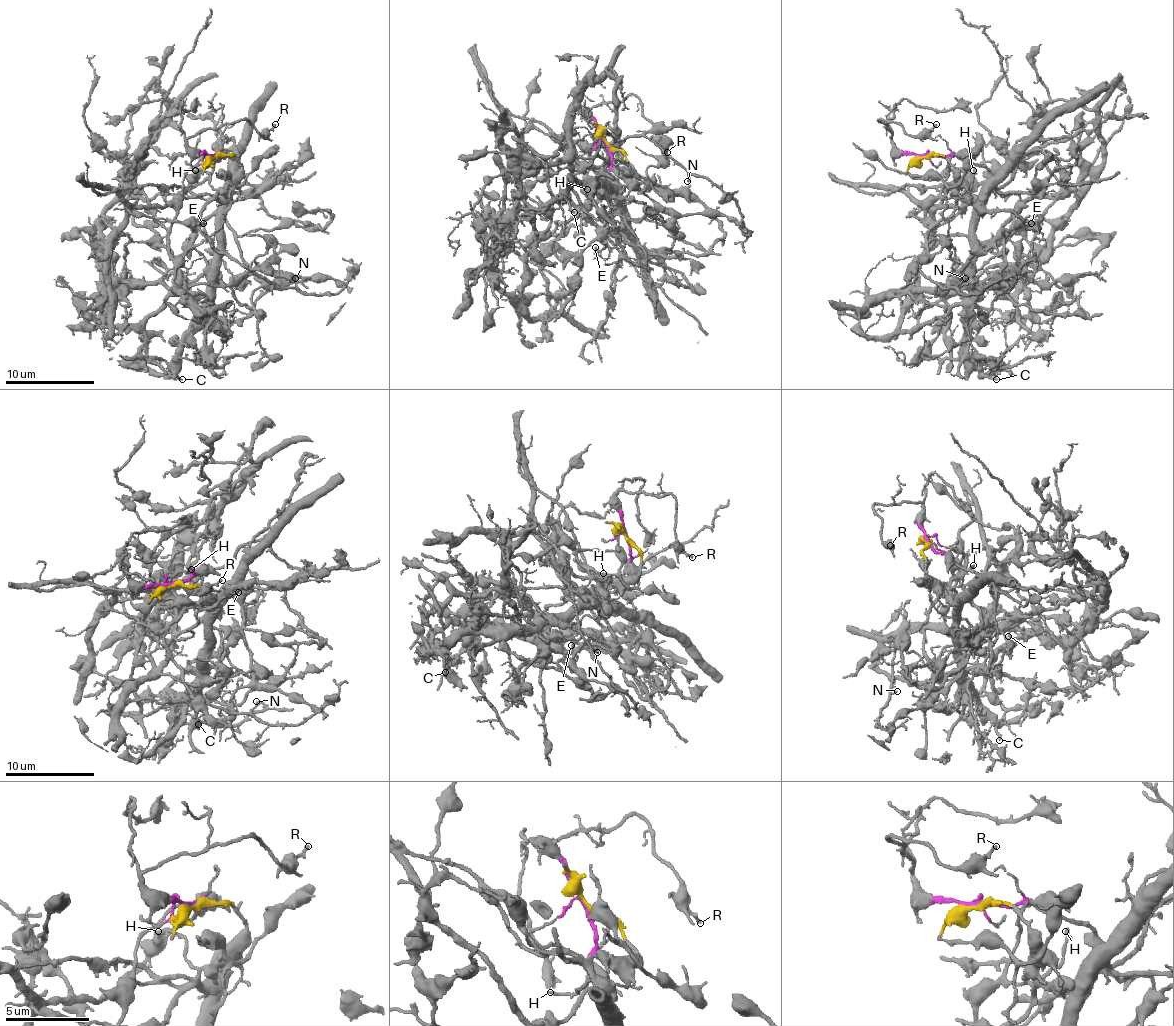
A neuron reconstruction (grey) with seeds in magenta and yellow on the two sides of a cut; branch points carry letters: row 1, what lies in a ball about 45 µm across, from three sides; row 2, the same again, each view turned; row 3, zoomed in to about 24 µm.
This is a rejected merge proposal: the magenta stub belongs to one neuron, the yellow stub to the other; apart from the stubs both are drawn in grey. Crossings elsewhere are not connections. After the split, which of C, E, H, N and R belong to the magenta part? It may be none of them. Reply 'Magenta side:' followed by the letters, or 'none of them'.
Magenta side: R

